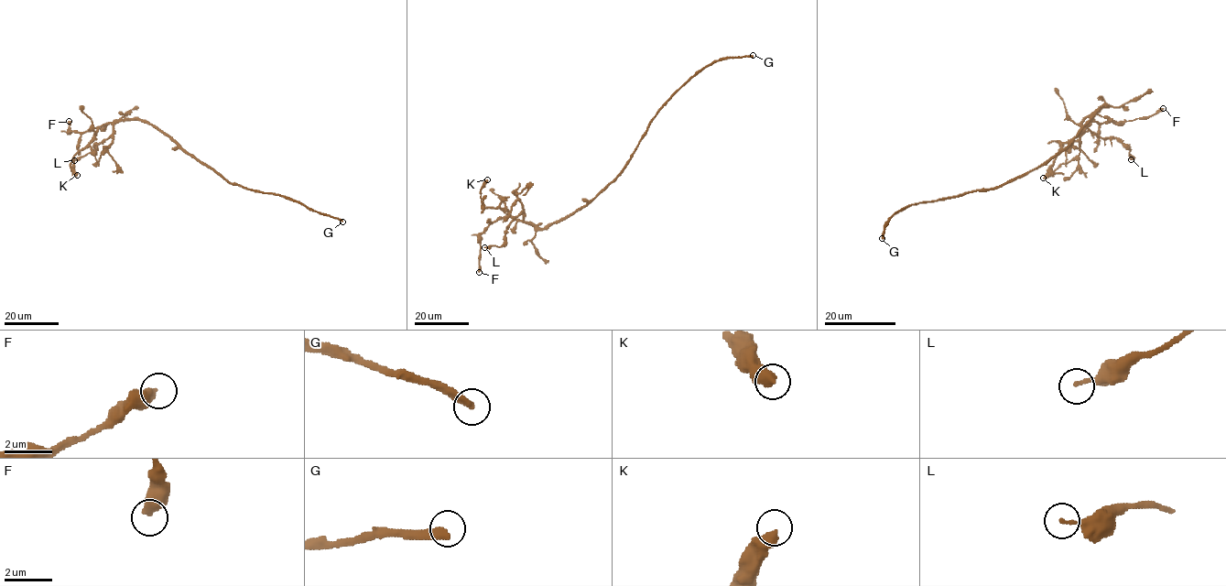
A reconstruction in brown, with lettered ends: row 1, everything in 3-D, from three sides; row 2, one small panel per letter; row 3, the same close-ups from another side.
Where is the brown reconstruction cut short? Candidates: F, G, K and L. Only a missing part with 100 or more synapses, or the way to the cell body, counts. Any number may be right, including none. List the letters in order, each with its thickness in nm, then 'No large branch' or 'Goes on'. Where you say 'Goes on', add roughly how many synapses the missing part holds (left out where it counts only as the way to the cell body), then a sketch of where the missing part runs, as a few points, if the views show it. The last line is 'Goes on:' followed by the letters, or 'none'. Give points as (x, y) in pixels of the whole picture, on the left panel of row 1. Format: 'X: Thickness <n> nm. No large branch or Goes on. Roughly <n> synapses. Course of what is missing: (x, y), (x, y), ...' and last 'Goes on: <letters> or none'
F: Thickness 500 nm. No large branch
G: Thickness 360 nm. Goes on. Roughly 750 synapses
K: Thickness 480 nm. No large branch
L: Thickness 170 nm. No large branch
Goes on: G

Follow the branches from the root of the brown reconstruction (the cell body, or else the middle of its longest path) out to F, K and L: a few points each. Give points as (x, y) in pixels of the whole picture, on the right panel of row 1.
F: (1045, 164), (1061, 152), (1101, 106), (1106, 106), (1091, 115), (1097, 123), (1146, 118), (1163, 108)
K: (1045, 164), (1061, 152), (1101, 106), (1106, 106), (1092, 112), (1082, 123), (1079, 153), (1043, 178)
L: (1045, 164), (1101, 106), (1106, 106), (1087, 127), (1101, 138), (1119, 138), (1130, 149), (1131, 159)

